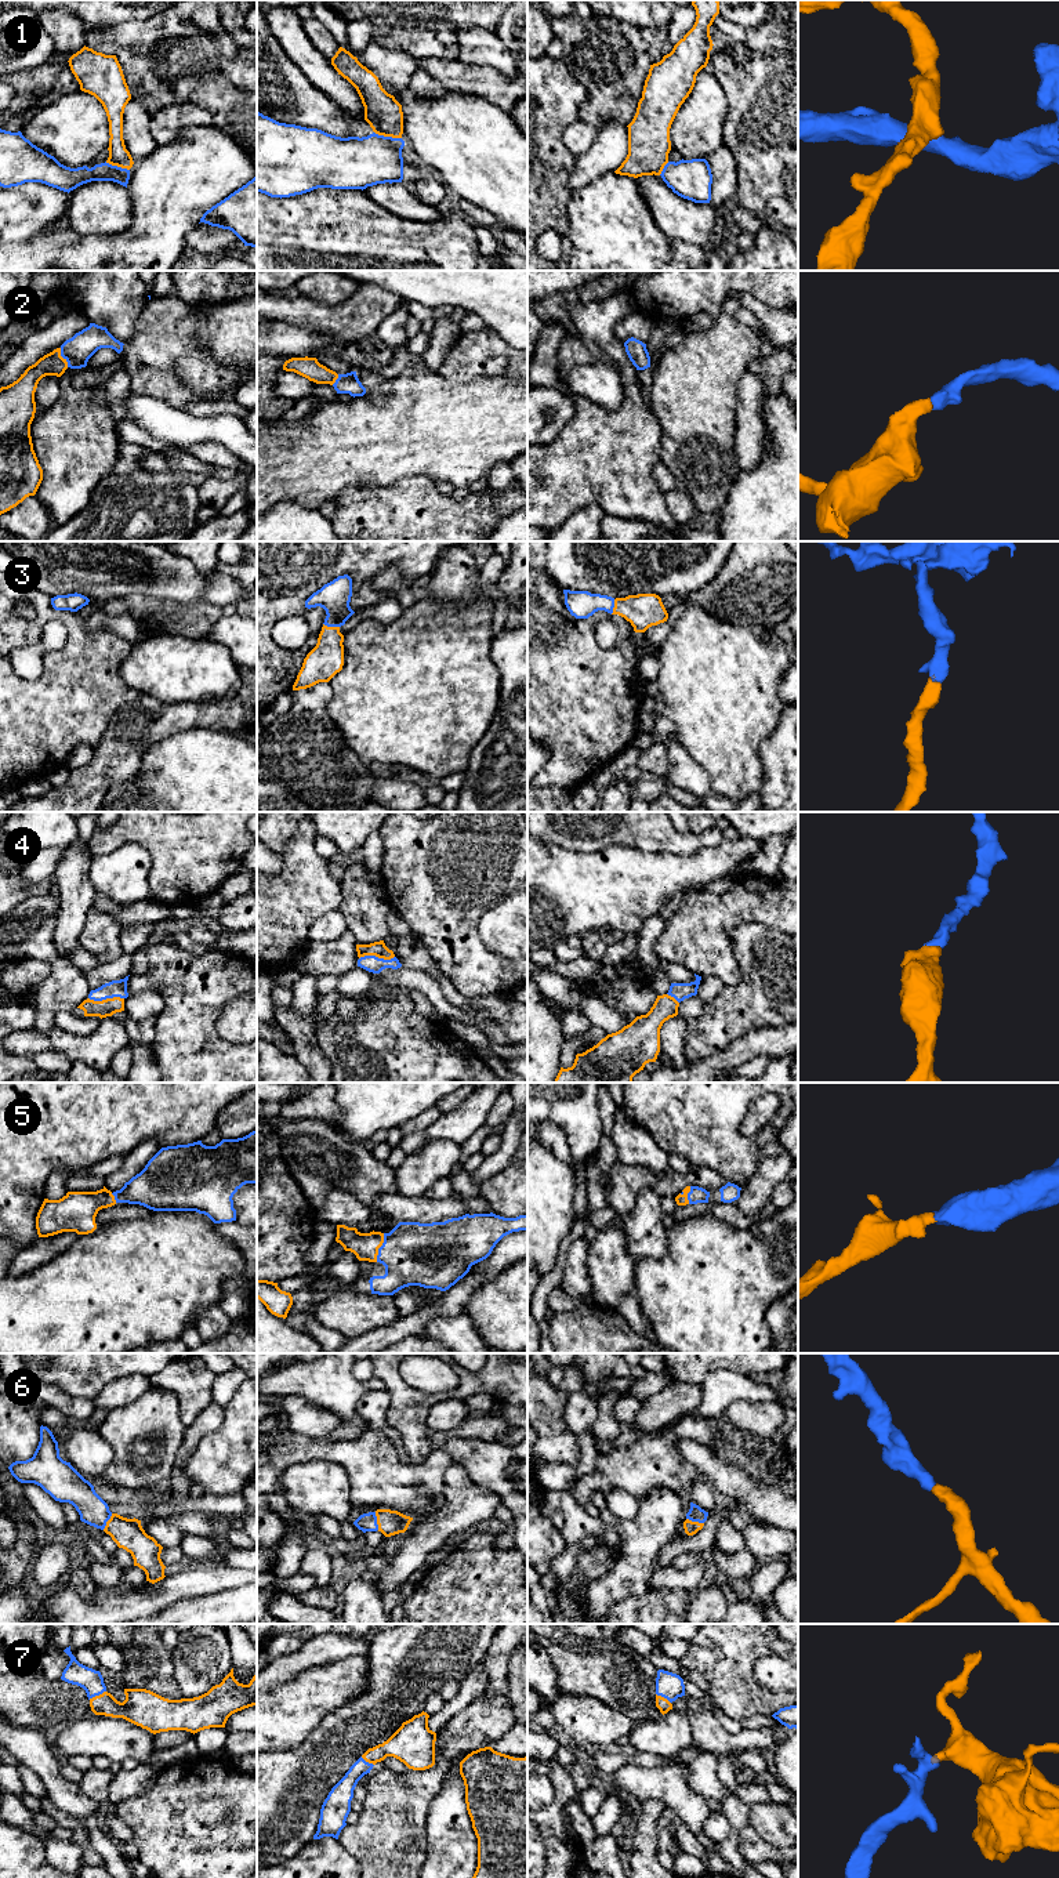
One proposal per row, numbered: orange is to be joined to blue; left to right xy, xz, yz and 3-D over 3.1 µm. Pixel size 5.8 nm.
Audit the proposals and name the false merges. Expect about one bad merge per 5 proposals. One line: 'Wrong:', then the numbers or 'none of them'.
Wrong: none of them

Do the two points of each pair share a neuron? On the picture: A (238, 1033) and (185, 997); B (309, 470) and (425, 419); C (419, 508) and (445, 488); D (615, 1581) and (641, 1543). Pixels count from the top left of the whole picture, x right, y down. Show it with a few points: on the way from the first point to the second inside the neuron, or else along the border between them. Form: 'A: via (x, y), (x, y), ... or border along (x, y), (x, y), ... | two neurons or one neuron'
A: border along (239, 994), (216, 1023), (216, 1030), (234, 1044) | two neurons
B: via (338, 445), (380, 438), (396, 430) | one neuron
C: border along (432, 481), (439, 492), (450, 496) | two neurons
D: via (624, 1572), (635, 1561), (638, 1552) | one neuron

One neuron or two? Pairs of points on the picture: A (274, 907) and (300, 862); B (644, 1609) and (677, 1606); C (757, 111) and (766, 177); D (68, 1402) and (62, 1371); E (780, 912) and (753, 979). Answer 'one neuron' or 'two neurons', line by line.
A: one neuron
B: one neuron
C: one neuron
D: two neurons
E: two neurons

